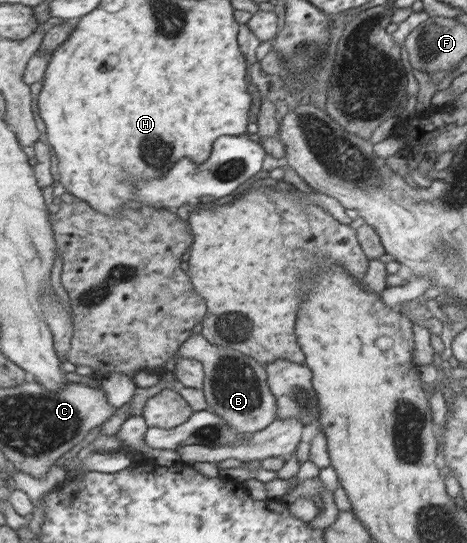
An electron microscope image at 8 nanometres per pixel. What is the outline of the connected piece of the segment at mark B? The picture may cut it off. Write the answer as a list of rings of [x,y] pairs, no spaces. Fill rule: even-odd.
[[[198,333],[192,335],[181,343],[178,350],[173,357],[170,359],[170,363],[175,360],[175,357],[188,357],[188,359],[197,359],[202,363],[203,370],[205,371],[205,379],[203,385],[204,397],[206,397],[206,403],[212,413],[220,415],[222,421],[236,429],[239,433],[253,434],[258,430],[266,428],[278,417],[278,405],[276,405],[276,397],[272,395],[270,387],[268,387],[268,373],[266,373],[265,365],[253,359],[249,355],[244,355],[242,352],[230,349],[224,345],[212,345],[204,337],[204,335]]]

